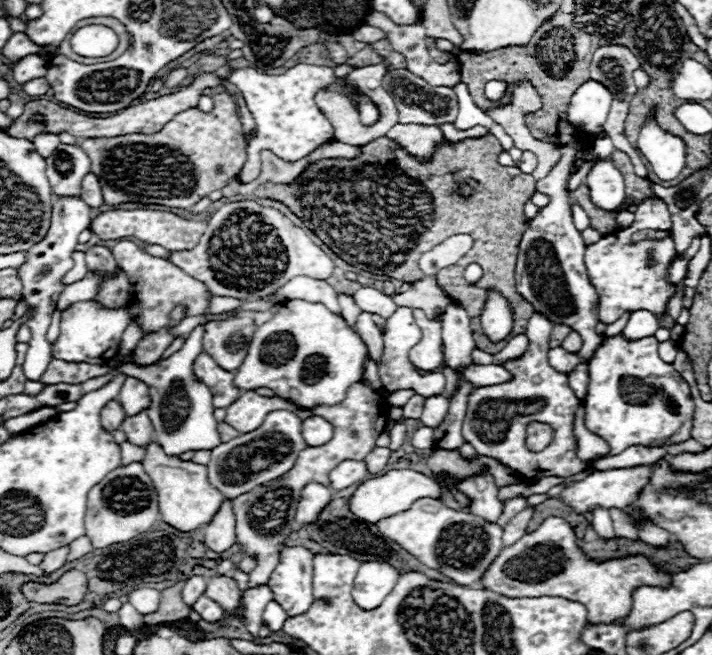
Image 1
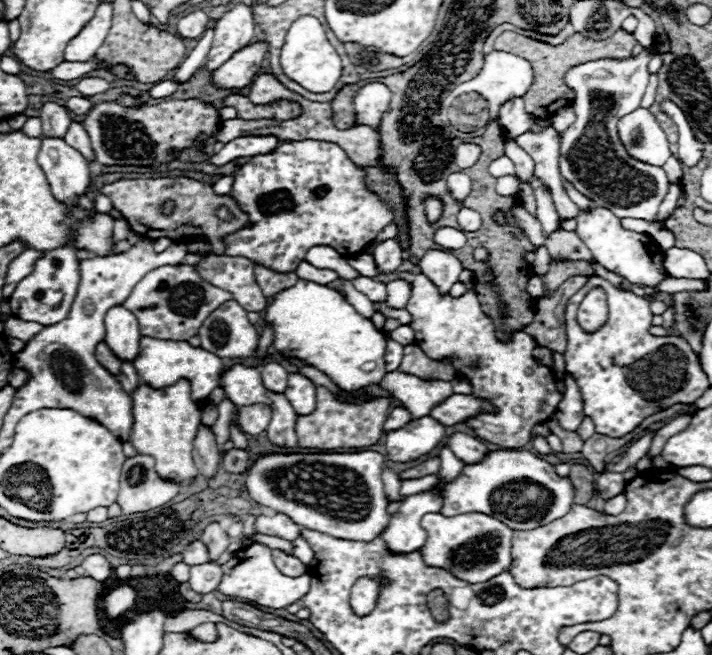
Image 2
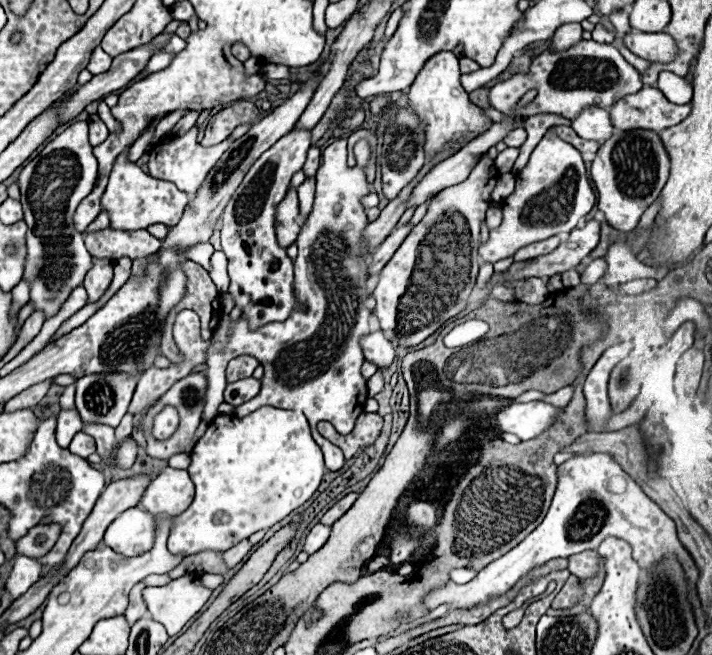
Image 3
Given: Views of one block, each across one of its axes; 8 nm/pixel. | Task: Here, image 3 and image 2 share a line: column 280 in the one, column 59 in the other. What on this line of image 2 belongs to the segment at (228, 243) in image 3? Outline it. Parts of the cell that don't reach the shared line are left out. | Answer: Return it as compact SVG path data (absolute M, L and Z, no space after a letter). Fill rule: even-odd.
M40 136L42 146L38 154L38 164L44 168L44 174L48 176L52 194L64 202L64 204L76 204L76 194L84 194L90 184L90 170L86 158L72 146L68 146L62 138L48 138ZM62 246L46 252L44 258L40 258L34 264L34 270L18 282L16 290L8 298L8 304L12 308L12 316L26 320L26 322L38 322L42 326L56 324L68 316L70 304L76 294L76 284L80 278L78 272L78 258L76 258L76 248L72 246Z

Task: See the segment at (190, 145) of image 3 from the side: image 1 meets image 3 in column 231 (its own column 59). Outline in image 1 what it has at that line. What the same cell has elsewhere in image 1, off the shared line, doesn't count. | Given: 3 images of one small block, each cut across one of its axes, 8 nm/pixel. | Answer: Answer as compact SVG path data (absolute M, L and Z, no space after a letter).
M46 134L46 136L40 136L38 142L34 142L34 146L38 148L38 154L42 158L48 158L60 146L60 138L58 136L52 136L52 134L50 136Z

